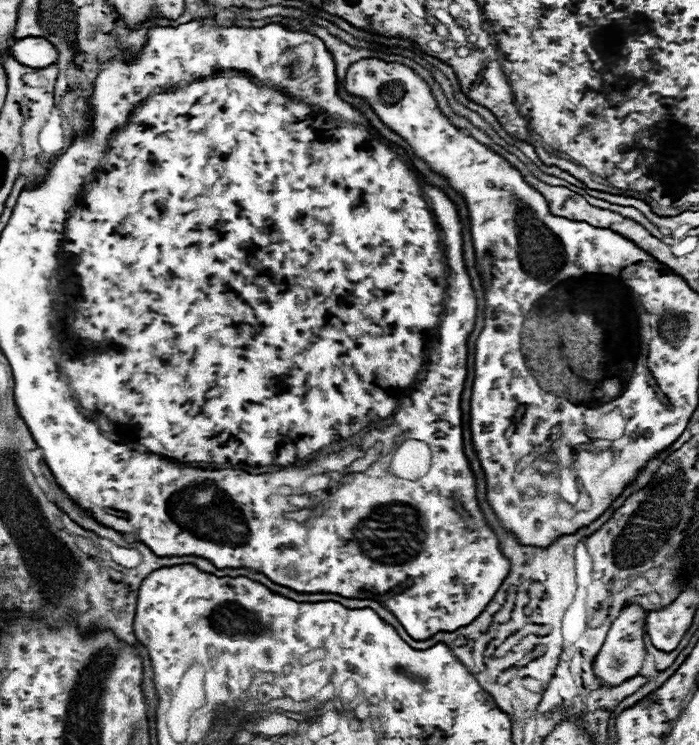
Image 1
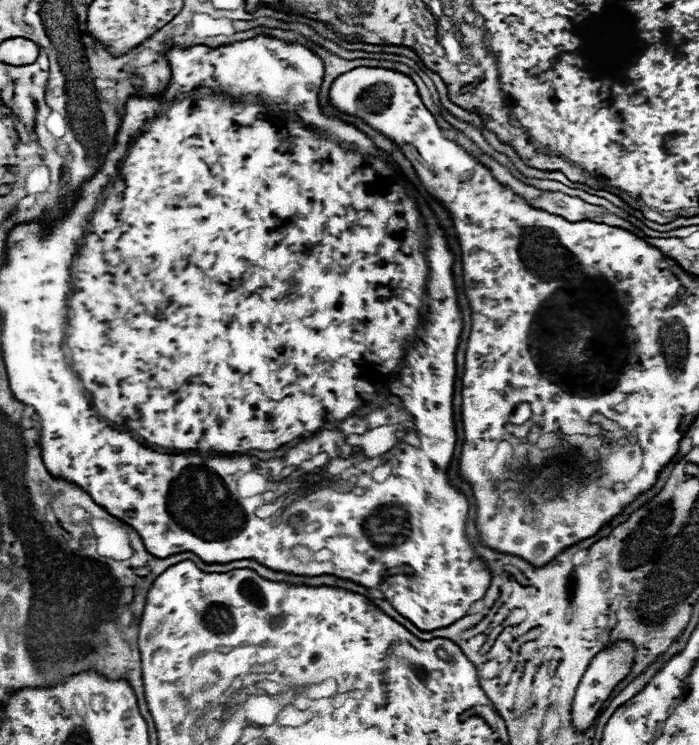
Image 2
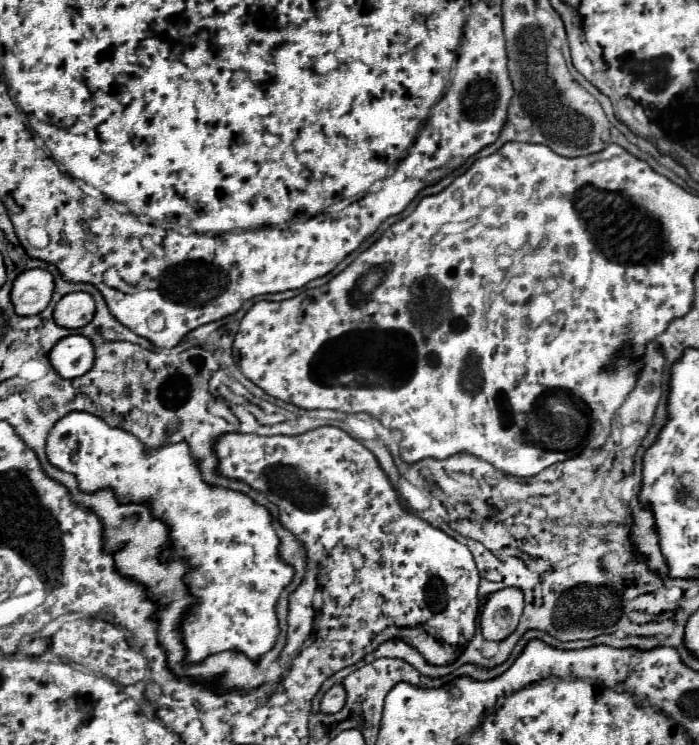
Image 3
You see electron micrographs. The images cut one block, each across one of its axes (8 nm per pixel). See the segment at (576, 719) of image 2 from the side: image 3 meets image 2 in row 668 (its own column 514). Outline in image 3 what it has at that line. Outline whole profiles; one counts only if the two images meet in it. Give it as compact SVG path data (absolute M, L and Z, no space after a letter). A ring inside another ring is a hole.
M504 588L494 592L482 610L480 624L486 640L504 640L518 626L524 608L524 594L520 588Z

